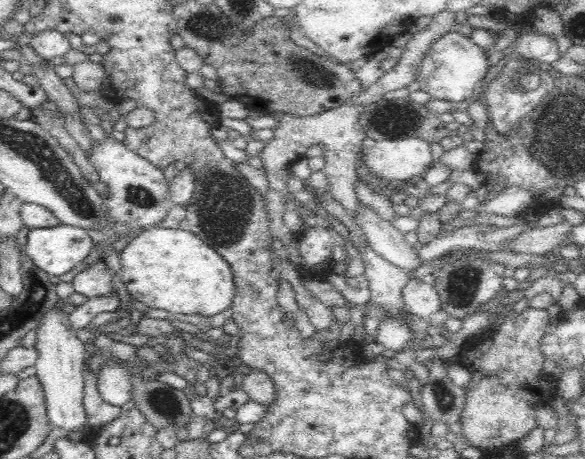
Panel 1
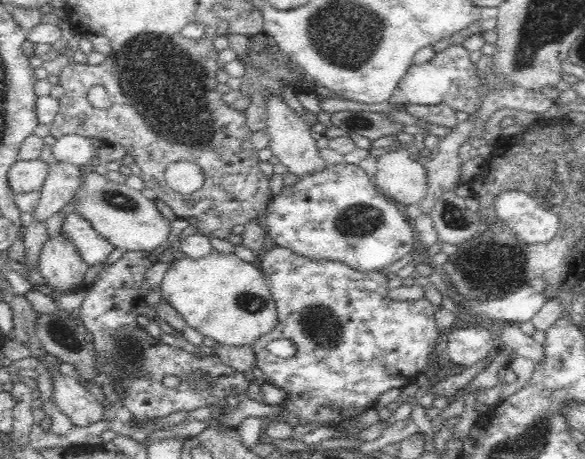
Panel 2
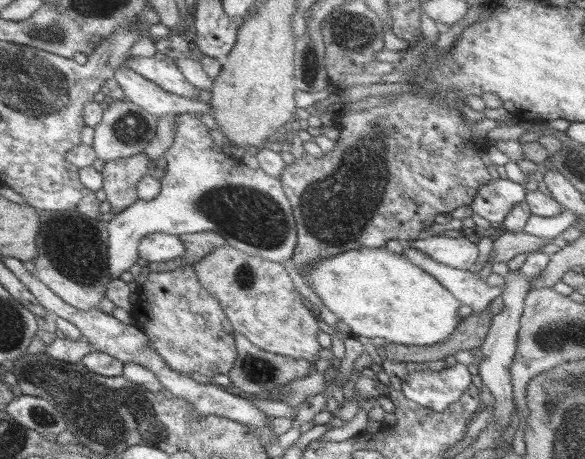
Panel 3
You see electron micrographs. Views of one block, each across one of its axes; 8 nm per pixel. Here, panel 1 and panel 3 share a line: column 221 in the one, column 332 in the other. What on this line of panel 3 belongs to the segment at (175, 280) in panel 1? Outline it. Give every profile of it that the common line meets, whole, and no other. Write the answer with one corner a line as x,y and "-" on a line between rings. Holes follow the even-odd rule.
385,247
357,248
319,259
300,276
356,338
377,336
386,343
428,347
449,338
461,321
459,302
433,276

